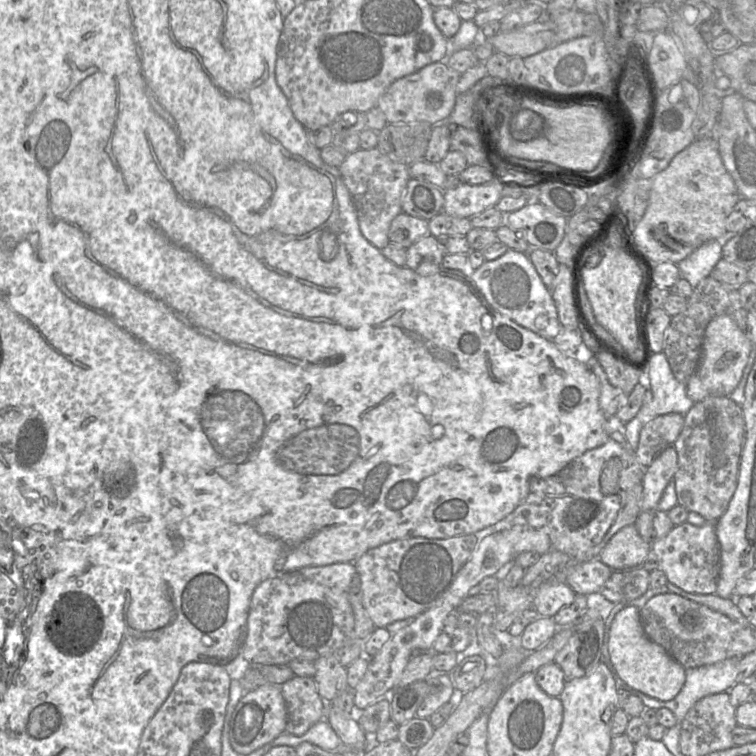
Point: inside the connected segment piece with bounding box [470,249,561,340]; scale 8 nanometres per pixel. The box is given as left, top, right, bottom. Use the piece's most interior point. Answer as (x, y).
(511, 285)

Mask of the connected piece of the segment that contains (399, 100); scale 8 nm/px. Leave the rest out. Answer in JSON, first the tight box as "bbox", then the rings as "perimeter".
{"bbox":[377,61,460,125],"perimeter":[[[446,61],[428,64],[393,82],[380,97],[377,107],[385,114],[388,123],[426,121],[432,125],[445,124],[456,102],[460,76]]]}

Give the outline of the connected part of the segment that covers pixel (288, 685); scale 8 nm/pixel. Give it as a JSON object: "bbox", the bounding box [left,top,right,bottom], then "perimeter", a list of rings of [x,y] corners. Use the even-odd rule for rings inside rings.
{"bbox":[280,675,326,736],"perimeter":[[[295,675],[280,688],[287,708],[286,733],[301,736],[324,719],[326,702],[318,693],[314,677]]]}

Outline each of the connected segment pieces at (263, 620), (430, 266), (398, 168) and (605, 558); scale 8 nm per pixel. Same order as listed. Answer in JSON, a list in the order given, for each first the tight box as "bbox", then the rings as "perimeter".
[{"bbox":[241,562,356,665],"perimeter":[[[352,562],[308,566],[261,582],[254,590],[247,617],[247,638],[241,655],[250,665],[288,665],[294,659],[315,661],[332,655],[356,639],[348,593],[356,568]]]},{"bbox":[404,234,444,275],"perimeter":[[[428,234],[407,248],[404,267],[418,275],[432,275],[442,268],[441,263],[444,256],[444,249],[438,239]]]},{"bbox":[339,147,411,250],"perimeter":[[[374,147],[360,148],[347,155],[339,170],[355,206],[363,236],[379,250],[383,249],[390,242],[388,232],[391,222],[402,212],[402,195],[411,178],[409,166]]]},{"bbox":[598,524,652,570],"perimeter":[[[634,524],[615,533],[601,550],[598,559],[614,570],[642,566],[652,545],[638,533]]]}]

